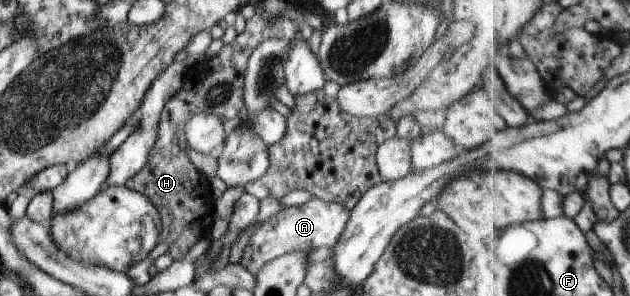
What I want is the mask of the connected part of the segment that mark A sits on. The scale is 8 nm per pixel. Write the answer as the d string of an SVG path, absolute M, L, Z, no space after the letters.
M311 198L309 202L281 210L251 234L249 244L243 250L240 265L255 275L266 263L285 254L311 249L331 249L344 232L350 212L341 204Z

